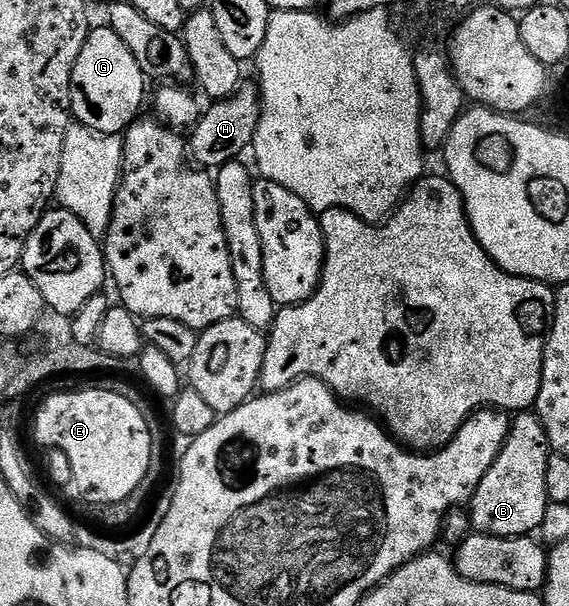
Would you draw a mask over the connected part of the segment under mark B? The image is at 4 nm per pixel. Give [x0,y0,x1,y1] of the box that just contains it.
[467,410,551,536]

